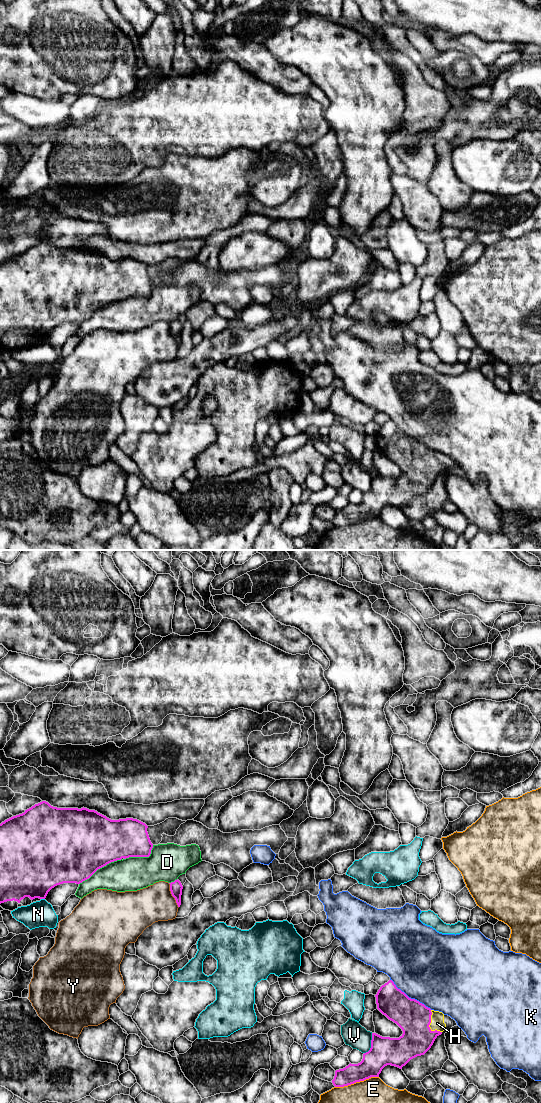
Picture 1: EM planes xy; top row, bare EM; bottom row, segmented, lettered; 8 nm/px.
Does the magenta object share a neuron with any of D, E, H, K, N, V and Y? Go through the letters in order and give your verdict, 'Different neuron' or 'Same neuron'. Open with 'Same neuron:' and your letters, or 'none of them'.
Same neuron: H
D: Different neuron
E: Different neuron
H: Same neuron
K: Different neuron
N: Different neuron
V: Different neuron
Y: Different neuron

